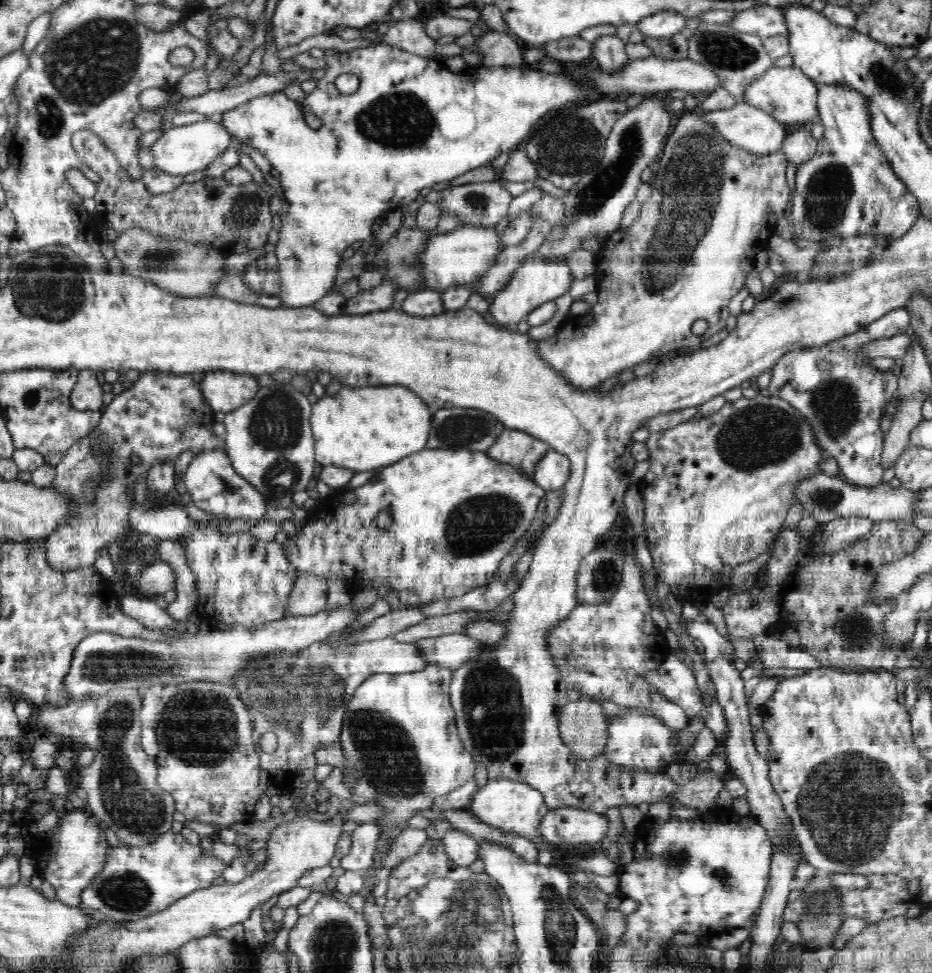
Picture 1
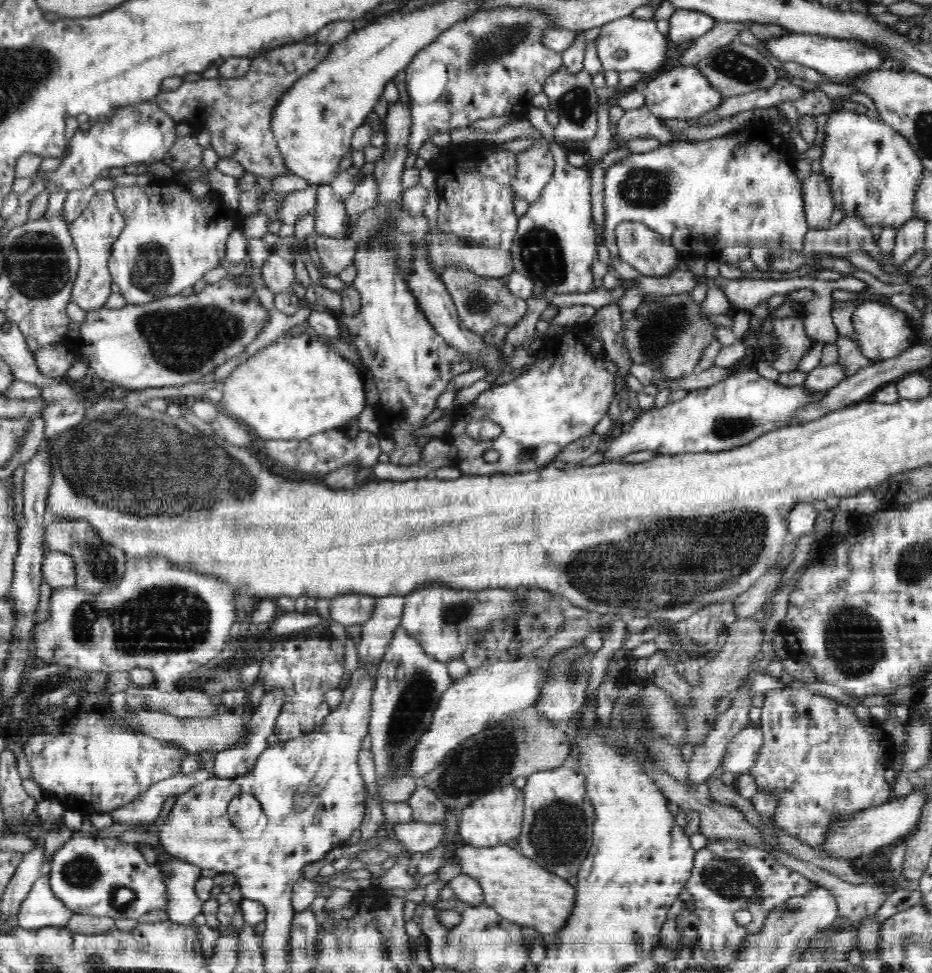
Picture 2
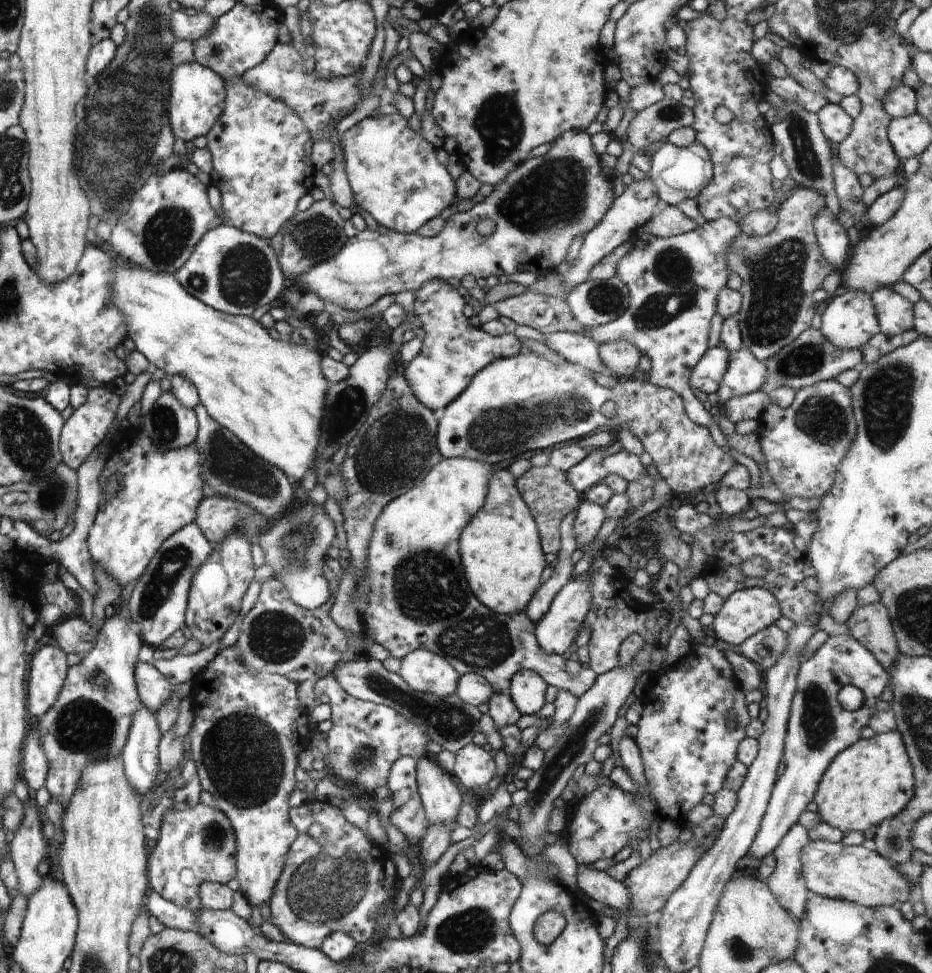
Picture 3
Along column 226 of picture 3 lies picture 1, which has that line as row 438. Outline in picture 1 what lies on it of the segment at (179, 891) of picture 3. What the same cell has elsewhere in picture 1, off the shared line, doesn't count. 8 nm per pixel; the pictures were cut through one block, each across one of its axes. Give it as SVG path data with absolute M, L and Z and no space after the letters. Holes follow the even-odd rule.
M905 307L891 310L870 326L847 334L842 338L828 342L824 346L814 348L800 348L786 354L771 368L772 377L769 383L769 396L778 397L789 402L804 420L810 422L812 431L816 433L818 445L826 451L828 456L835 458L839 470L846 481L858 486L880 486L884 483L884 467L882 467L883 437L880 430L881 410L883 406L894 398L898 388L898 377L889 371L882 371L869 365L872 359L862 357L862 345L873 340L892 338L905 334L911 324L910 313Z

